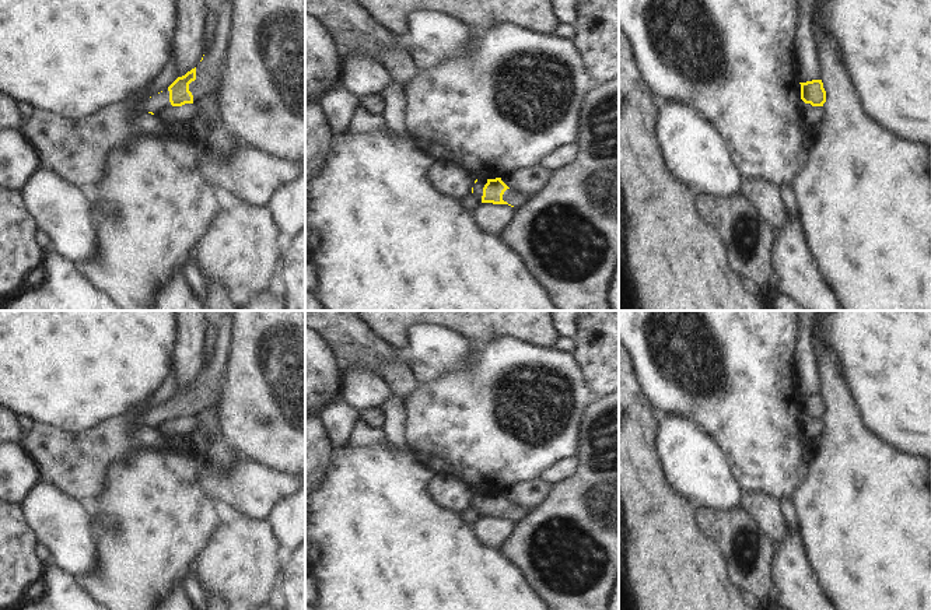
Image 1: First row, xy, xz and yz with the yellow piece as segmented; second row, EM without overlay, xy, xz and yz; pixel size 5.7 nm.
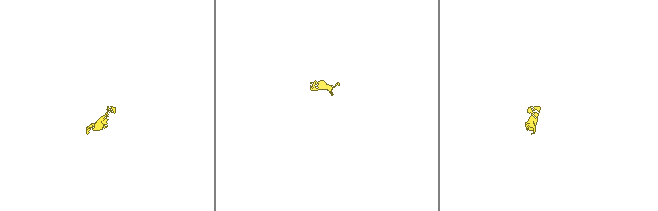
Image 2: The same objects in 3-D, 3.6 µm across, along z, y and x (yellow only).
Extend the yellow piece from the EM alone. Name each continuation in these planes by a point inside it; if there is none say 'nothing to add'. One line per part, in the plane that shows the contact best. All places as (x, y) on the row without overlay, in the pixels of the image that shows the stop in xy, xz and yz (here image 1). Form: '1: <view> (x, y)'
1: xy (210, 385)
2: xy (112, 442)

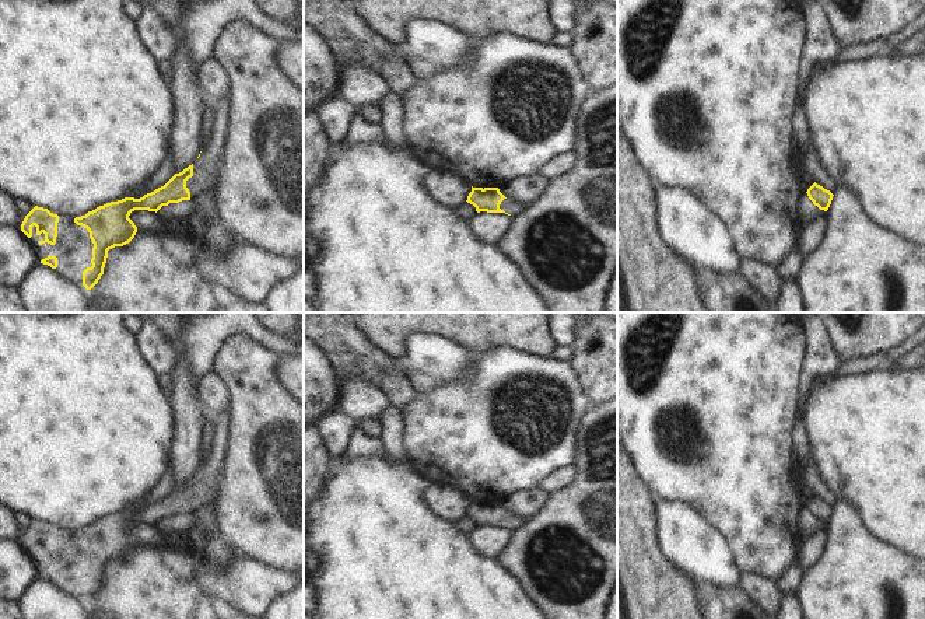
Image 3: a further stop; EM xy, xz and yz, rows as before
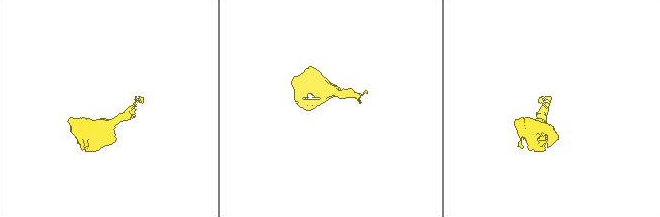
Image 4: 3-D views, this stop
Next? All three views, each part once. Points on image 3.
1: xy (207, 482)

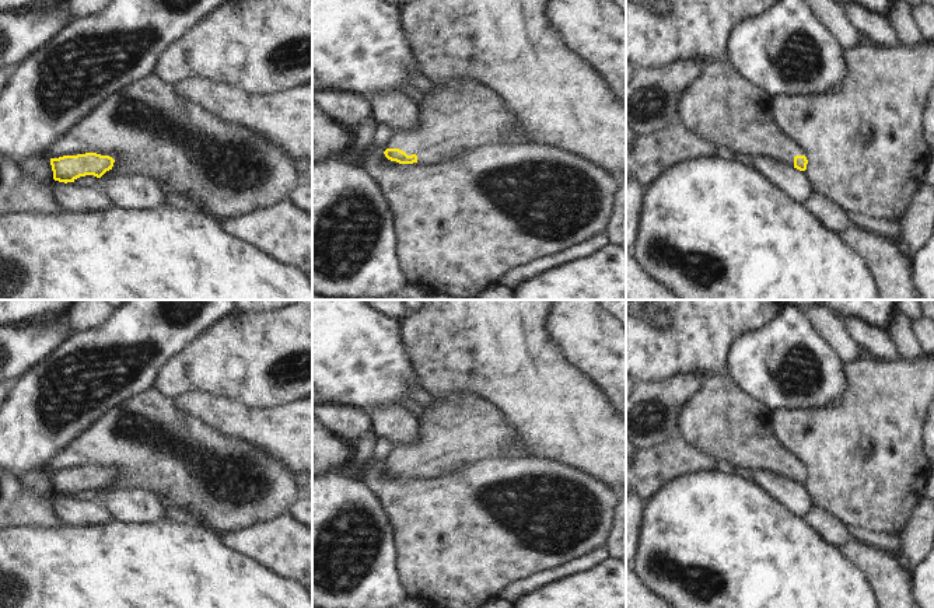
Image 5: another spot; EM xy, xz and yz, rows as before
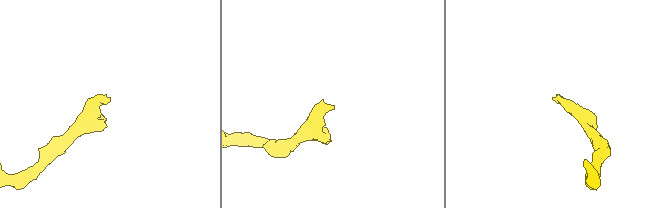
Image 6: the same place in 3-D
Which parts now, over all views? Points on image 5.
1: xz (461, 427)

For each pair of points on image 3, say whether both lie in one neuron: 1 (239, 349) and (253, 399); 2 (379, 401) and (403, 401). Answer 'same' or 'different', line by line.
1: same
2: different

